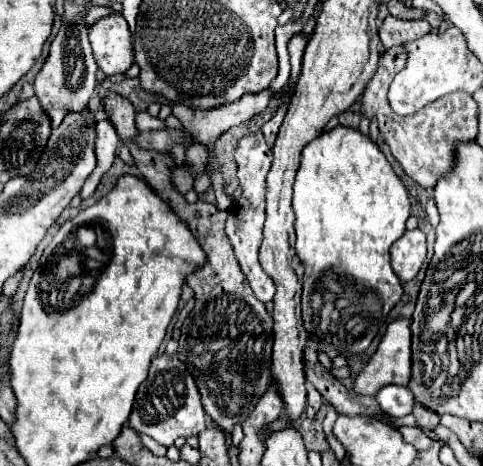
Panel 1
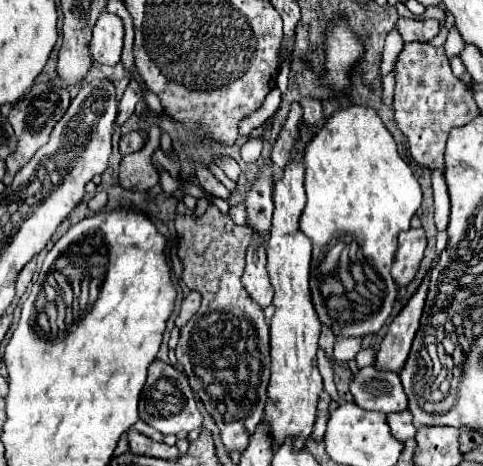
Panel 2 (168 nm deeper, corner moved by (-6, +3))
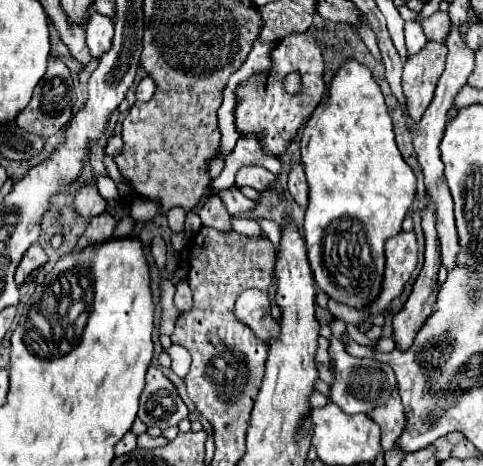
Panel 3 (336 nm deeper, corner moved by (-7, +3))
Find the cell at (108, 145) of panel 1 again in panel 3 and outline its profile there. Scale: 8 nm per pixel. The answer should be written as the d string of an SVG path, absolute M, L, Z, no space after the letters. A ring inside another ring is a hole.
M147 76L147 78L143 78L143 80L137 84L135 98L137 98L137 100L147 102L147 100L153 96L153 92L155 92L155 84L153 84L153 80Z

